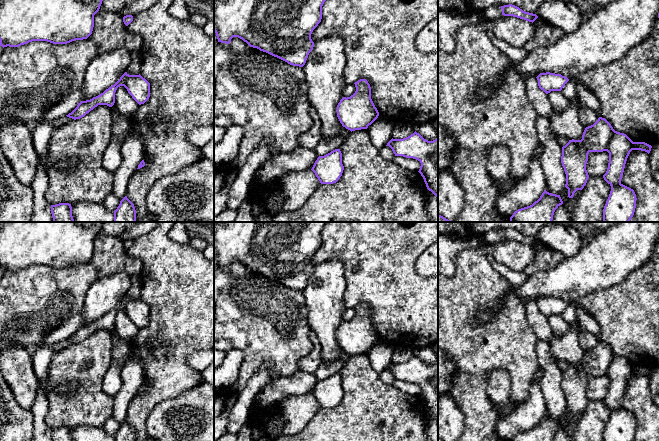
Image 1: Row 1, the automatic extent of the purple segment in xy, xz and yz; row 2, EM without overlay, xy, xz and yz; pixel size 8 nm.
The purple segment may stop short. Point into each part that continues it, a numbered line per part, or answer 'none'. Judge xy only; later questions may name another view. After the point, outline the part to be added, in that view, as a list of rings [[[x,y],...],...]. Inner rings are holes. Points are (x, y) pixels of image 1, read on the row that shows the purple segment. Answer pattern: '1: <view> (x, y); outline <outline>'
1: xy (126, 105); outline [[[124,86],[117,88],[114,106],[126,118],[132,117],[139,108],[139,104],[132,98]]]

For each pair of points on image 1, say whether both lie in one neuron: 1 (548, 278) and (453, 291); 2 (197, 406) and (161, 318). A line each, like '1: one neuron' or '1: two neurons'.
1: two neurons
2: two neurons

